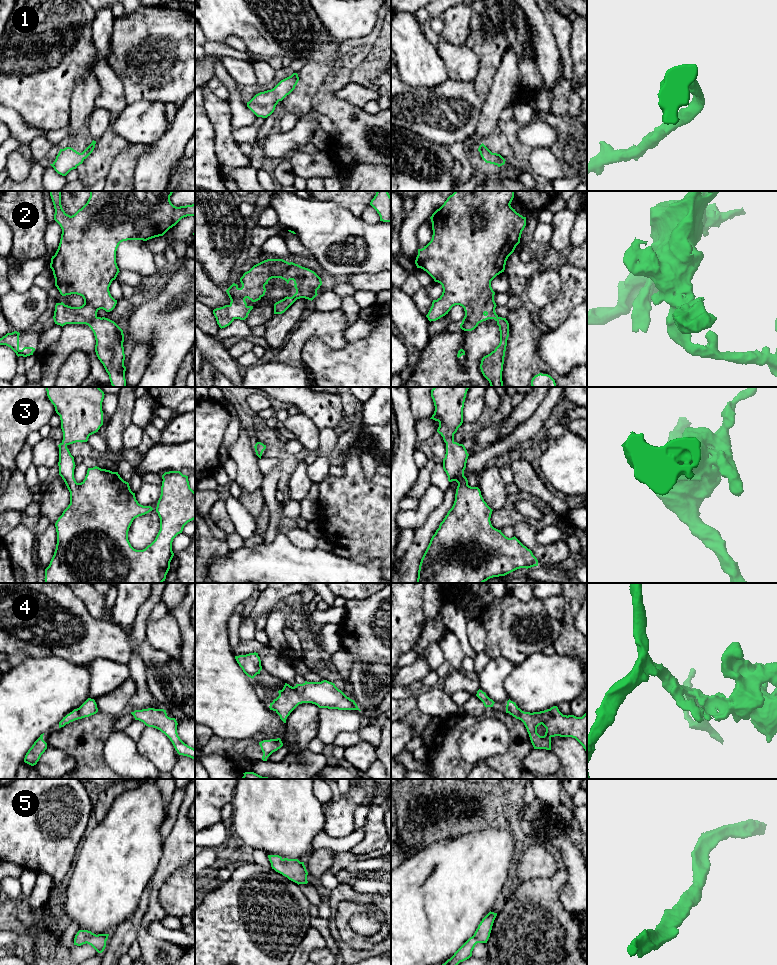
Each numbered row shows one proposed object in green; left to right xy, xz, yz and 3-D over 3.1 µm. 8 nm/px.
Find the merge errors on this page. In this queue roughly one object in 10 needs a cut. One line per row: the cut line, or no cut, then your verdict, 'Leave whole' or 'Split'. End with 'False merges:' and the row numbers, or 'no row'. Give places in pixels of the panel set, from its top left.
1: No split. Leave whole
2: No split. Leave whole
3: No split. Leave whole
4: No split. Leave whole
5: No split. Leave whole
False merges: no row

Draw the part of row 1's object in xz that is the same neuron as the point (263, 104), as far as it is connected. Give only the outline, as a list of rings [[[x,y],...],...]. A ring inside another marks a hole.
[[[297,73],[281,80],[273,89],[256,94],[247,107],[257,116],[267,118],[270,116],[279,101],[289,95],[297,85],[299,77]]]

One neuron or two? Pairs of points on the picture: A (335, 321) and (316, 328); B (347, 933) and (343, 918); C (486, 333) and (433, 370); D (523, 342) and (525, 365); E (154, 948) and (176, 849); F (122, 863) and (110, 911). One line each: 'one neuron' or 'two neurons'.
A: one neuron
B: one neuron
C: one neuron
D: one neuron
E: one neuron
F: one neuron

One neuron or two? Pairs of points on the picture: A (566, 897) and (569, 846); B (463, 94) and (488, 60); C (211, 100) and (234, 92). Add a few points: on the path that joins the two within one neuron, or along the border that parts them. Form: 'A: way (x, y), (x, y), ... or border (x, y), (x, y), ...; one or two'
A: way (574, 884), (573, 859); one
B: border (473, 82), (476, 93), (482, 102); two
C: border (227, 99), (230, 105), (231, 122); two

